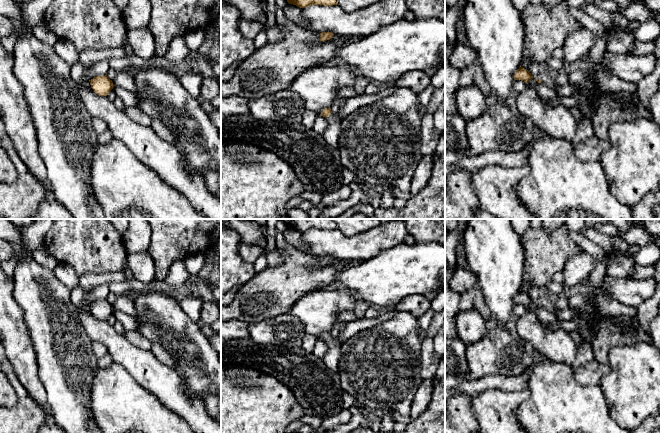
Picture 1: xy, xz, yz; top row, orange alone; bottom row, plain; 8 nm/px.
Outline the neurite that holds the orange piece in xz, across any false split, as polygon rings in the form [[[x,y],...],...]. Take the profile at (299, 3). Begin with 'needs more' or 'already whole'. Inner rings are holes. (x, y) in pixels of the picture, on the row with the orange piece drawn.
already whole; [[[287,0],[289,4],[296,5],[300,8],[306,8],[311,5],[333,6],[337,5],[336,0]]]

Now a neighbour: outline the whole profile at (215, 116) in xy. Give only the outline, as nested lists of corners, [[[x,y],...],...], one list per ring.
[[[221,107],[214,108],[209,117],[213,122],[214,126],[219,130],[219,132],[221,132]]]

